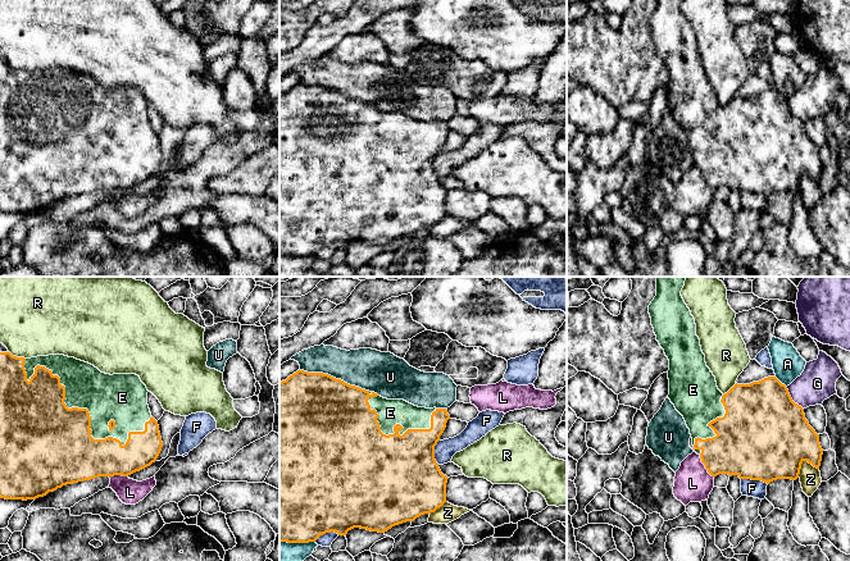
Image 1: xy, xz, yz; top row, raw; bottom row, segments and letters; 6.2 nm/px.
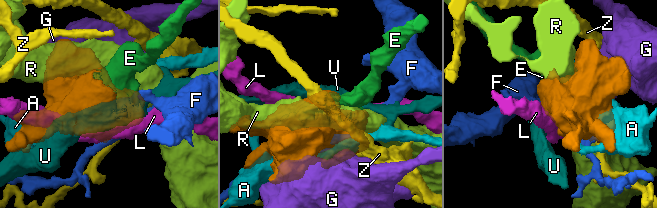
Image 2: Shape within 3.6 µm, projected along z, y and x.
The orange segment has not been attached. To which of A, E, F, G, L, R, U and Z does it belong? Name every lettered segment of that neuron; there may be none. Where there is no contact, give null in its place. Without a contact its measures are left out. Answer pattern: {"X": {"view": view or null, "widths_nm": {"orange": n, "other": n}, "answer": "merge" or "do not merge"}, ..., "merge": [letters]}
{"A": {"view": "yz", "widths_nm": {"orange": 440, "other": 190}, "answer": "do not merge"}, "E": {"view": "xy", "widths_nm": {"orange": 440, "other": 280}, "answer": "merge"}, "F": {"view": "yz", "widths_nm": {"orange": 500, "other": 110}, "answer": "do not merge"}, "G": {"view": "yz", "widths_nm": {"orange": 500, "other": 220}, "answer": "do not merge"}, "L": {"view": "yz", "widths_nm": {"orange": 340, "other": 240}, "answer": "do not merge"}, "R": {"view": "xy", "widths_nm": {"orange": 240, "other": 440}, "answer": "do not merge"}, "U": {"view": "xz", "widths_nm": {"orange": 500, "other": 260}, "answer": "do not merge"}, "Z": {"view": "yz", "widths_nm": {"orange": 500, "other": 130}, "answer": "do not merge"}, "merge": ["E"]}

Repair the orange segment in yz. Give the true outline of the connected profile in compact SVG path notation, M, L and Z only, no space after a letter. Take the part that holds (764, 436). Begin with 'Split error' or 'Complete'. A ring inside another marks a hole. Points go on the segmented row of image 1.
Split error. M656 277L656 296L649 305L649 314L656 341L669 360L668 398L683 416L694 451L708 473L769 484L777 479L796 480L804 461L819 469L823 455L819 434L809 425L804 409L792 401L787 387L776 377L750 384L736 383L724 394L718 389L696 336L695 319L681 296L685 280L686 277Z

